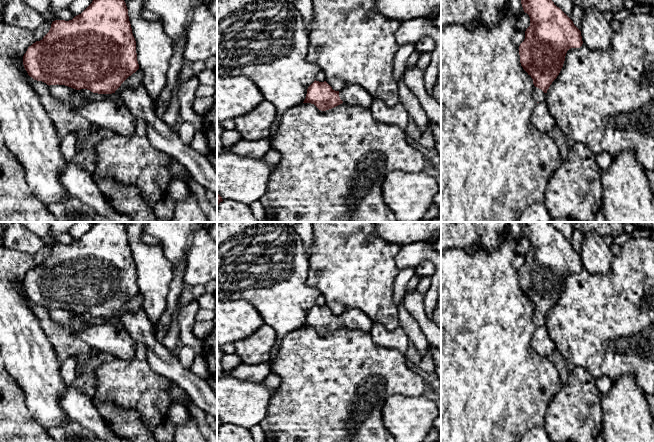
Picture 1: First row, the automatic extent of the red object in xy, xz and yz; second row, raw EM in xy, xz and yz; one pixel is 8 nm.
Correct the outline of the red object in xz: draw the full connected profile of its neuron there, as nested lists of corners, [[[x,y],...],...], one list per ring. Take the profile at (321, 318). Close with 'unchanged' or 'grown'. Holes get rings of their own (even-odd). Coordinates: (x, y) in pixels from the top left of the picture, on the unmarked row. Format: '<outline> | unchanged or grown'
[[[315,304],[308,311],[303,327],[314,328],[319,334],[326,335],[342,327],[369,332],[372,324],[372,319],[358,308],[335,315],[326,305]]] | grown

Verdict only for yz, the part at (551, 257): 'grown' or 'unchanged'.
grown

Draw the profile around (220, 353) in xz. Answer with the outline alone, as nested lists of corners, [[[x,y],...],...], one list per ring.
[[[217,346],[217,379],[225,374],[225,370],[222,366],[222,359],[225,354],[226,353],[219,346]]]

